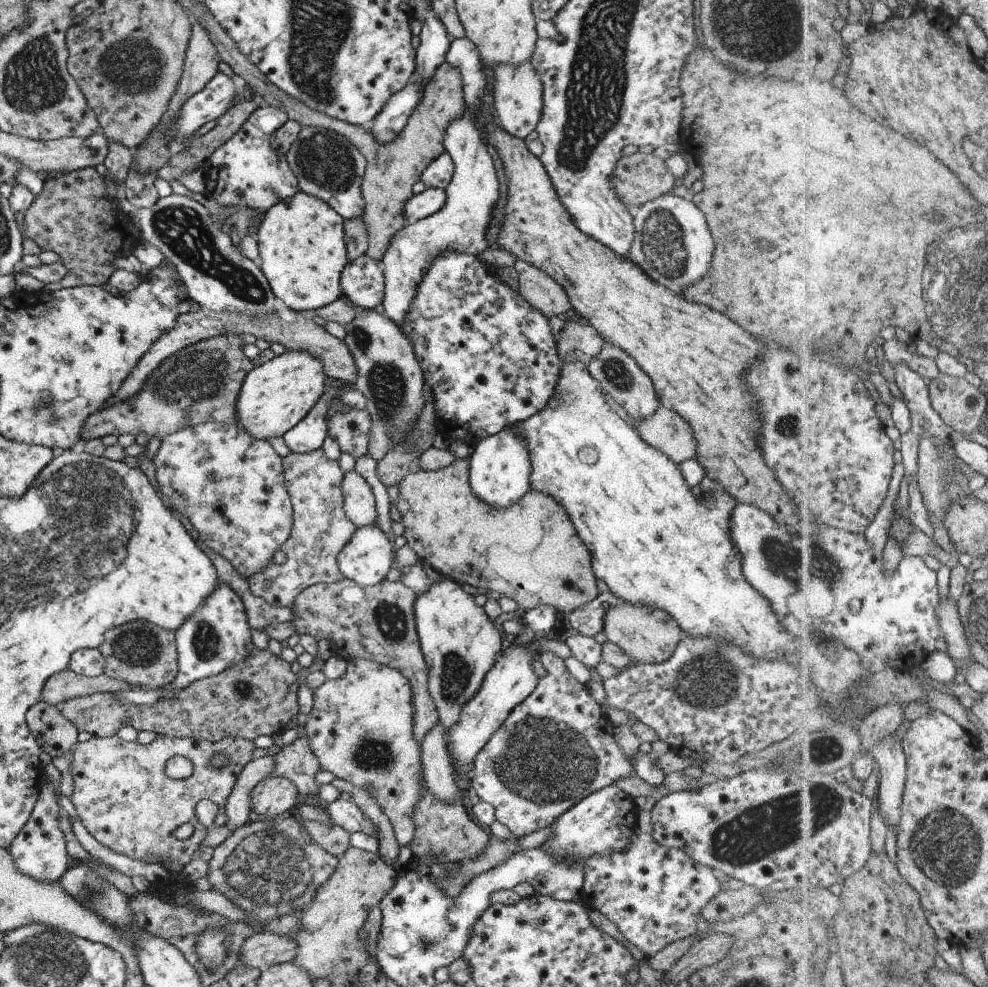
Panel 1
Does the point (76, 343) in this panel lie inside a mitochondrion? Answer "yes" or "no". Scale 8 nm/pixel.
no

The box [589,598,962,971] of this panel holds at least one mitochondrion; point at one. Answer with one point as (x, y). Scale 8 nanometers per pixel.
(747, 838)

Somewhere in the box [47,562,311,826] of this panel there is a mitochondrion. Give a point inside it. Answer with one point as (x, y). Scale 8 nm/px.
(138, 647)

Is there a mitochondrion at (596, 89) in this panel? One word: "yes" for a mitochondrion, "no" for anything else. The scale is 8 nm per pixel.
yes

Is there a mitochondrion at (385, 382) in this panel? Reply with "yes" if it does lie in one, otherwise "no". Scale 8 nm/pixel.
yes

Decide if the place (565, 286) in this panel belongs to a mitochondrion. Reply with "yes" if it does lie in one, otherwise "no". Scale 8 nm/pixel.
no

